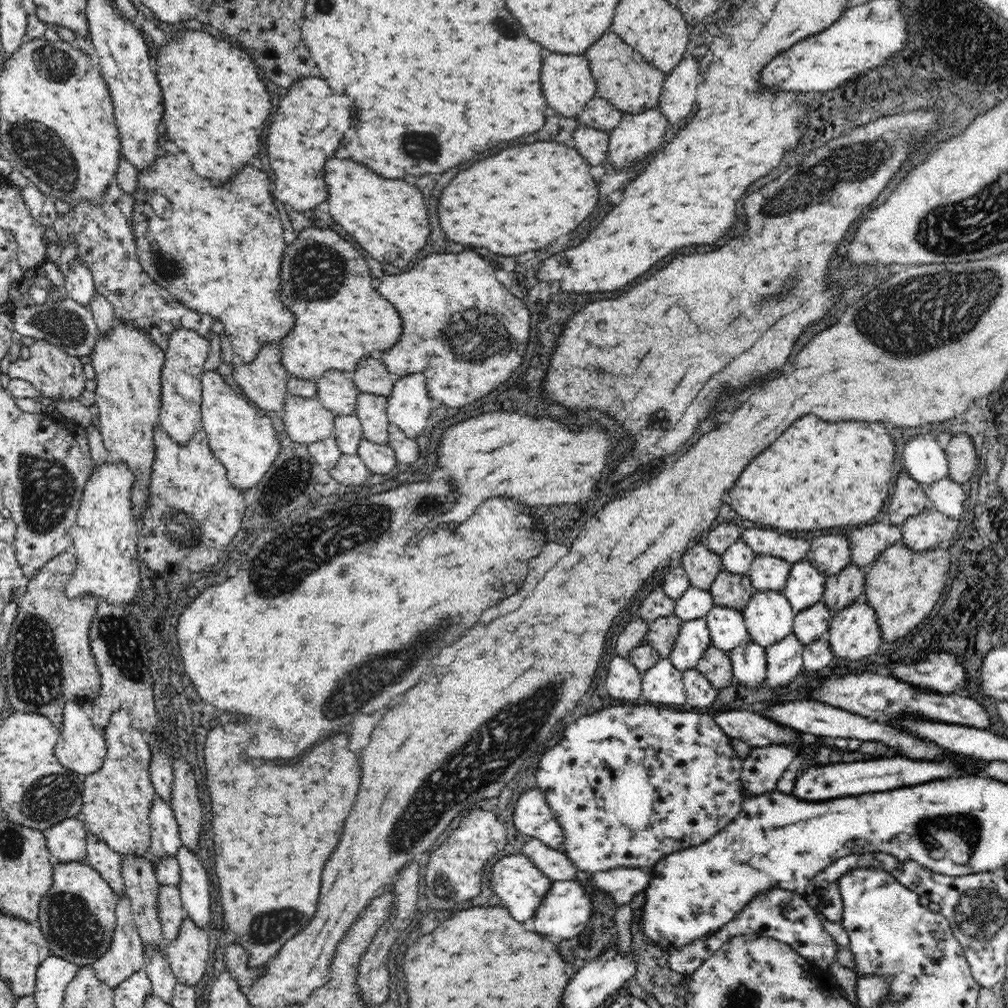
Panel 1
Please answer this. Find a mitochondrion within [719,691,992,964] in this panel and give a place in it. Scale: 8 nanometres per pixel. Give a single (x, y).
(951, 838)

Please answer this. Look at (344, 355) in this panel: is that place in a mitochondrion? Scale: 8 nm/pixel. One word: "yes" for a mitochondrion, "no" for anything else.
no

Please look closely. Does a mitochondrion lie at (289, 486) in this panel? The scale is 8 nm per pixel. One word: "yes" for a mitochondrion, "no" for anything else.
no

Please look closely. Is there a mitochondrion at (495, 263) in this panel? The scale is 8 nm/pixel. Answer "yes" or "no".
no

